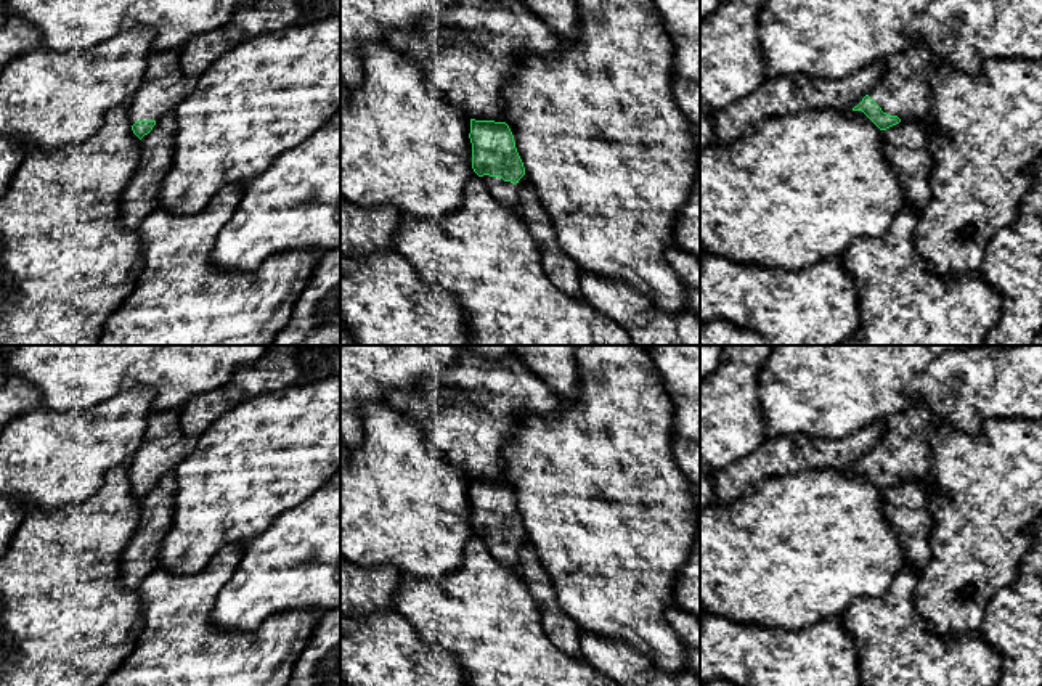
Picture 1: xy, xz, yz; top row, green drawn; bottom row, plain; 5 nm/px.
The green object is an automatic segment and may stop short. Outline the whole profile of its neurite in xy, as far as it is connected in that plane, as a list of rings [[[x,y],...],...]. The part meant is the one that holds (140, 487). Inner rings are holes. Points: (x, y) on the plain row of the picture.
[[[180,408],[151,411],[140,448],[128,464],[128,480],[141,500],[156,482],[172,472],[196,447],[180,426]]]

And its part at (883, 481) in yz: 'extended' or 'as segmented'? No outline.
extended

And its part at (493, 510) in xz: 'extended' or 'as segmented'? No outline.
extended

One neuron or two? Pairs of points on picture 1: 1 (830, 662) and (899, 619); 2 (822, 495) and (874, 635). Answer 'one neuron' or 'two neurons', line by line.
1: two neurons
2: two neurons

